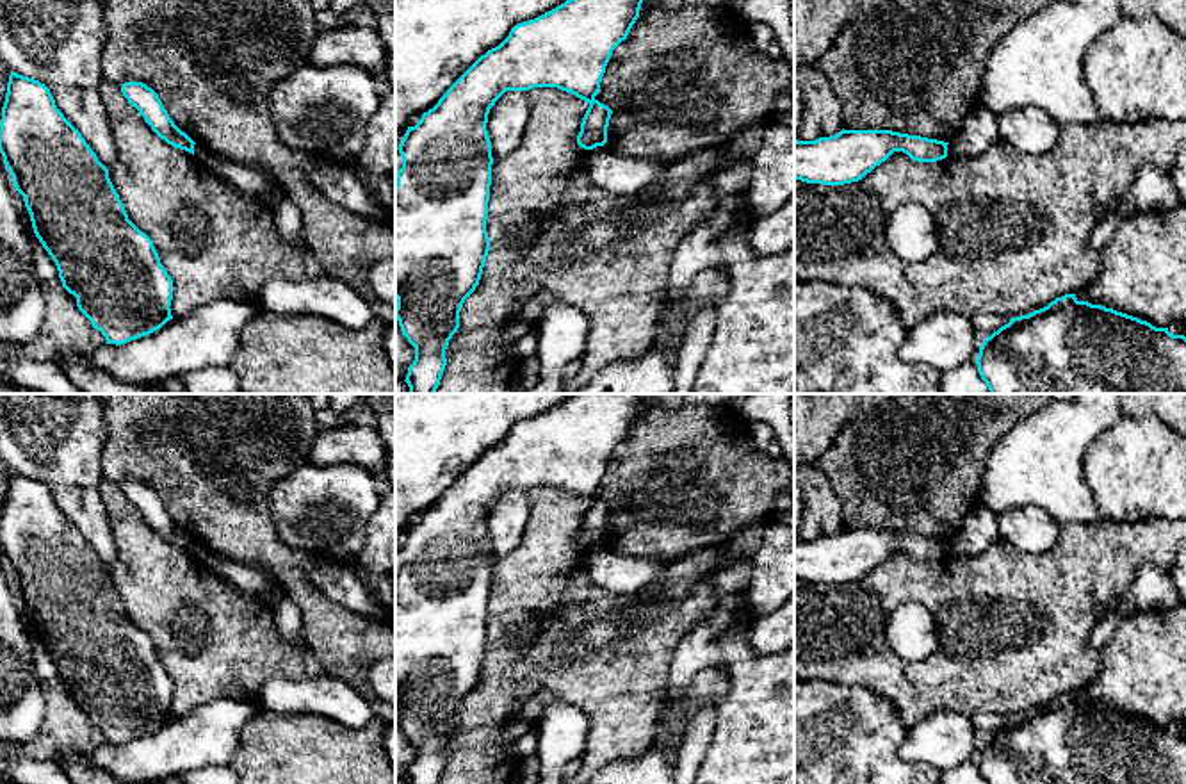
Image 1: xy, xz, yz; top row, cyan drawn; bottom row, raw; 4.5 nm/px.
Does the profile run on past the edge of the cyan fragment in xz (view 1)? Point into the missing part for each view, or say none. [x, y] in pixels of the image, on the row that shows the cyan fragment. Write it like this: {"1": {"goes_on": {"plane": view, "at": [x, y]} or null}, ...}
{"1": {"goes_on": null}}

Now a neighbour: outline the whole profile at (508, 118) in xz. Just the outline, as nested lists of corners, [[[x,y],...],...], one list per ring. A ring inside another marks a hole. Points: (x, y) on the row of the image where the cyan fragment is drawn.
[[[506,91],[495,102],[486,123],[493,159],[502,159],[518,148],[529,118],[531,107],[527,91]]]

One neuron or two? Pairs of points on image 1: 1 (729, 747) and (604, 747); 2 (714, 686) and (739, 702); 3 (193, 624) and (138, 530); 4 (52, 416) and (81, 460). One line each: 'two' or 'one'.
1: two
2: two
3: one
4: one

